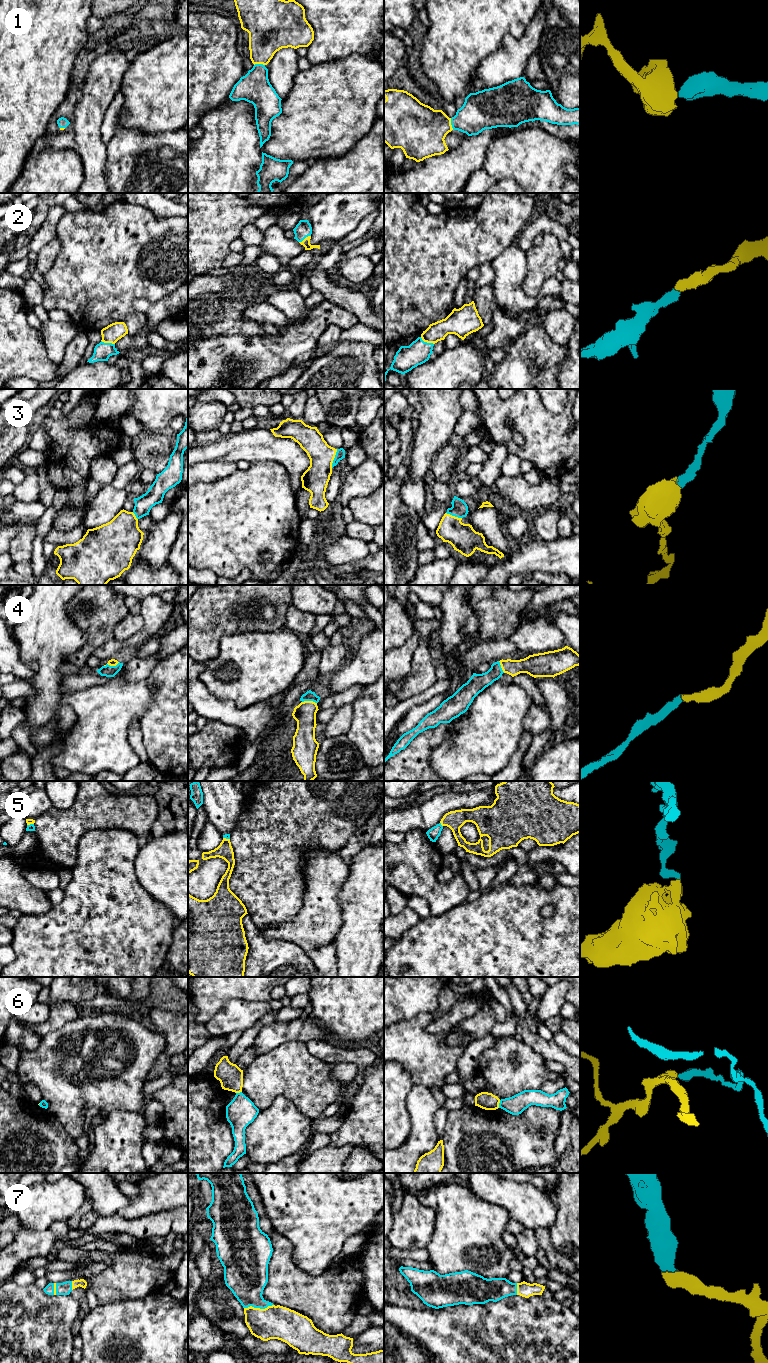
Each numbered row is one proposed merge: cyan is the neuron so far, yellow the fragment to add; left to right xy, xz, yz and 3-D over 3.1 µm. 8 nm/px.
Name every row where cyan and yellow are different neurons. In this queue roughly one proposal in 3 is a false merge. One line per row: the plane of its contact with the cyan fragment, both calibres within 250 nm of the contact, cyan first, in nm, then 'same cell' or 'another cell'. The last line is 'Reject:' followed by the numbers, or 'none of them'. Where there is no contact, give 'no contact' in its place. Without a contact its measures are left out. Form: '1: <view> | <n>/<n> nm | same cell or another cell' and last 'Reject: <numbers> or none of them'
1: yz | 280/400 nm | same cell
2: yz | 190/150 nm | same cell
3: xz | 80/220 nm | same cell
4: xz | 80/180 nm | same cell
5: yz | 90/150 nm | another cell
6: yz | 160/140 nm | another cell
7: xz | 320/280 nm | same cell
Reject: 5, 6

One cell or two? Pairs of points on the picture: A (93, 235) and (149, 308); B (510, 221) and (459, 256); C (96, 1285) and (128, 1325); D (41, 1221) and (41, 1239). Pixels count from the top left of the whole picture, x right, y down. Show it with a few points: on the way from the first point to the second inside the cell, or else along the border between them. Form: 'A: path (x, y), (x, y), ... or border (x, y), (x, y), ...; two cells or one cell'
A: border (165, 296), (136, 301), (146, 322); two cells
B: path (497, 224), (482, 233), (472, 243); one cell
C: border (133, 1298), (98, 1305); two cells
D: border (22, 1228), (28, 1231), (44, 1231), (48, 1229); two cells

